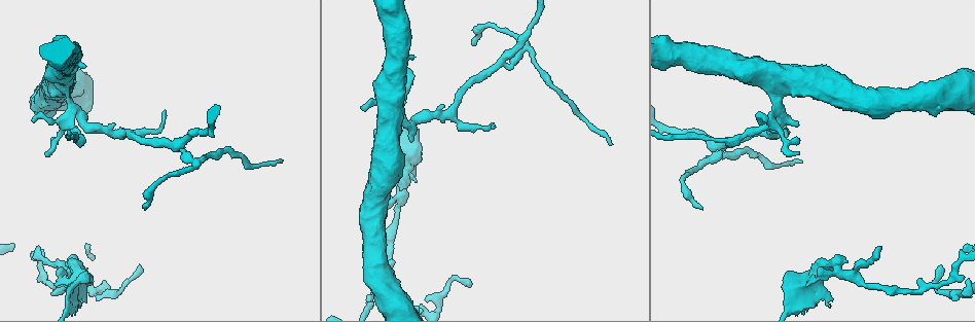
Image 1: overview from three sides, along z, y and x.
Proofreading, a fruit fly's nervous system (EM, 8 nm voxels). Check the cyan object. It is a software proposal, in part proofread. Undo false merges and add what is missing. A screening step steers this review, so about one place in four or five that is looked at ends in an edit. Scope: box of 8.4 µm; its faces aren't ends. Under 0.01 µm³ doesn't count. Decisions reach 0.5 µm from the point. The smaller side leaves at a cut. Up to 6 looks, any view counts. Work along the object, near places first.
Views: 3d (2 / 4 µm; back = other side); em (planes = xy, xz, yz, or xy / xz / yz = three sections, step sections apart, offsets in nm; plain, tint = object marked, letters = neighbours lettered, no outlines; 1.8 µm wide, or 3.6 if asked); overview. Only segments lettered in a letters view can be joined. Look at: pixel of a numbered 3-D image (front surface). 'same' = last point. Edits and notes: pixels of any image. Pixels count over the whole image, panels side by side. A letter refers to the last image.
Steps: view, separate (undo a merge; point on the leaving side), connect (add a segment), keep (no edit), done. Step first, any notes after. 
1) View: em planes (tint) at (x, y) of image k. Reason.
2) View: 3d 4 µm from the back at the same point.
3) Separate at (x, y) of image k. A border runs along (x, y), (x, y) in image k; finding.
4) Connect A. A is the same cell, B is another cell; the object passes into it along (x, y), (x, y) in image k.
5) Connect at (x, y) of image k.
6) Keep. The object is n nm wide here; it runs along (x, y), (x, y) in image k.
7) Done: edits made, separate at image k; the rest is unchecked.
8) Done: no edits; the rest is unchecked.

View: 3d 2 µm at (146, 206) of image 1. Thin end.

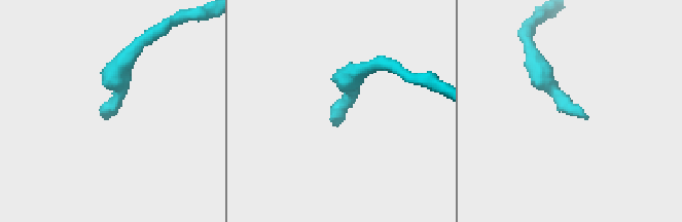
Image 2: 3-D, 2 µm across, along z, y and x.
View: em xz step 4 (letters) at (588, 116) of image 2.

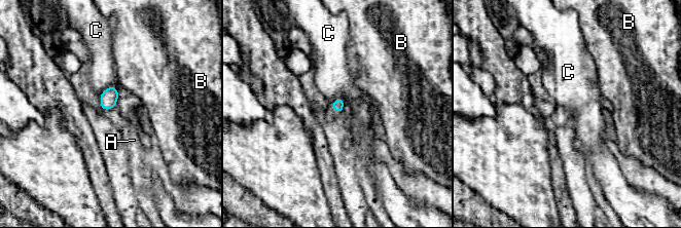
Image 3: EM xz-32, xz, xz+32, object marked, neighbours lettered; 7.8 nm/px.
Keep. A, B and C are other cells; a border runs along (119, 93), (109, 86), (99, 96) in image 3; none of them fits.

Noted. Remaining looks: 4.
View: em yz step 16 (tint) at (170, 146) of image 1. Side arm on a straight run.

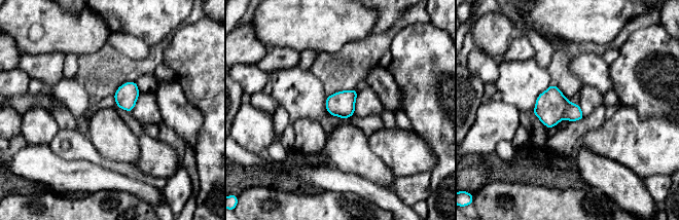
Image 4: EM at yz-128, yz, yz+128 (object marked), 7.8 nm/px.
View: em planes (letters) at the same point.

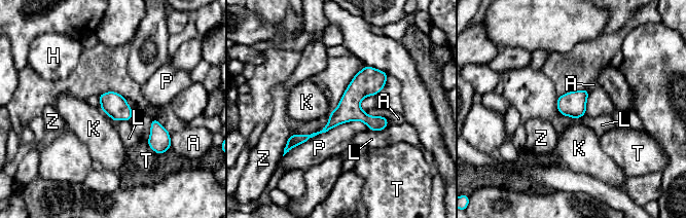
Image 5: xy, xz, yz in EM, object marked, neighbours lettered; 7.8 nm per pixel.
Keep. A, H, K, L, P, T and Z are other cells; a border runs along (332, 110), (328, 115) in image 5; continuous, no second cell.

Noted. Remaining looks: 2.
View: 3d 2 µm from the back at (467, 282) of image 1. An open end.

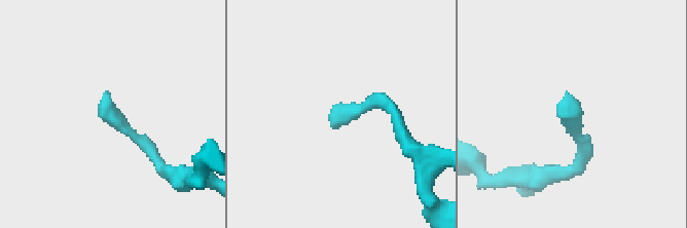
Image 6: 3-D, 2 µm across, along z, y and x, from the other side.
View: em planes (letters) at (105, 92) of image 6.

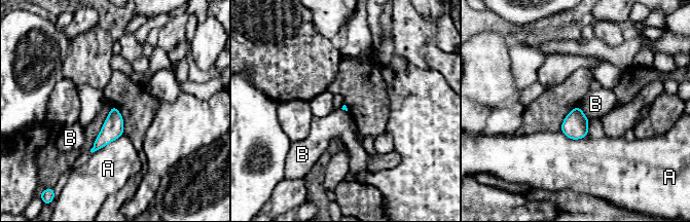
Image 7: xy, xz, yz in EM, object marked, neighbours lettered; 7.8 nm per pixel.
Keep. A and B are other cells; a border runs along (578, 106), (589, 119) in image 7; no lettered segment goes on from it.

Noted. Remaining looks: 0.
Done: no edits; the rest is unchecked.

